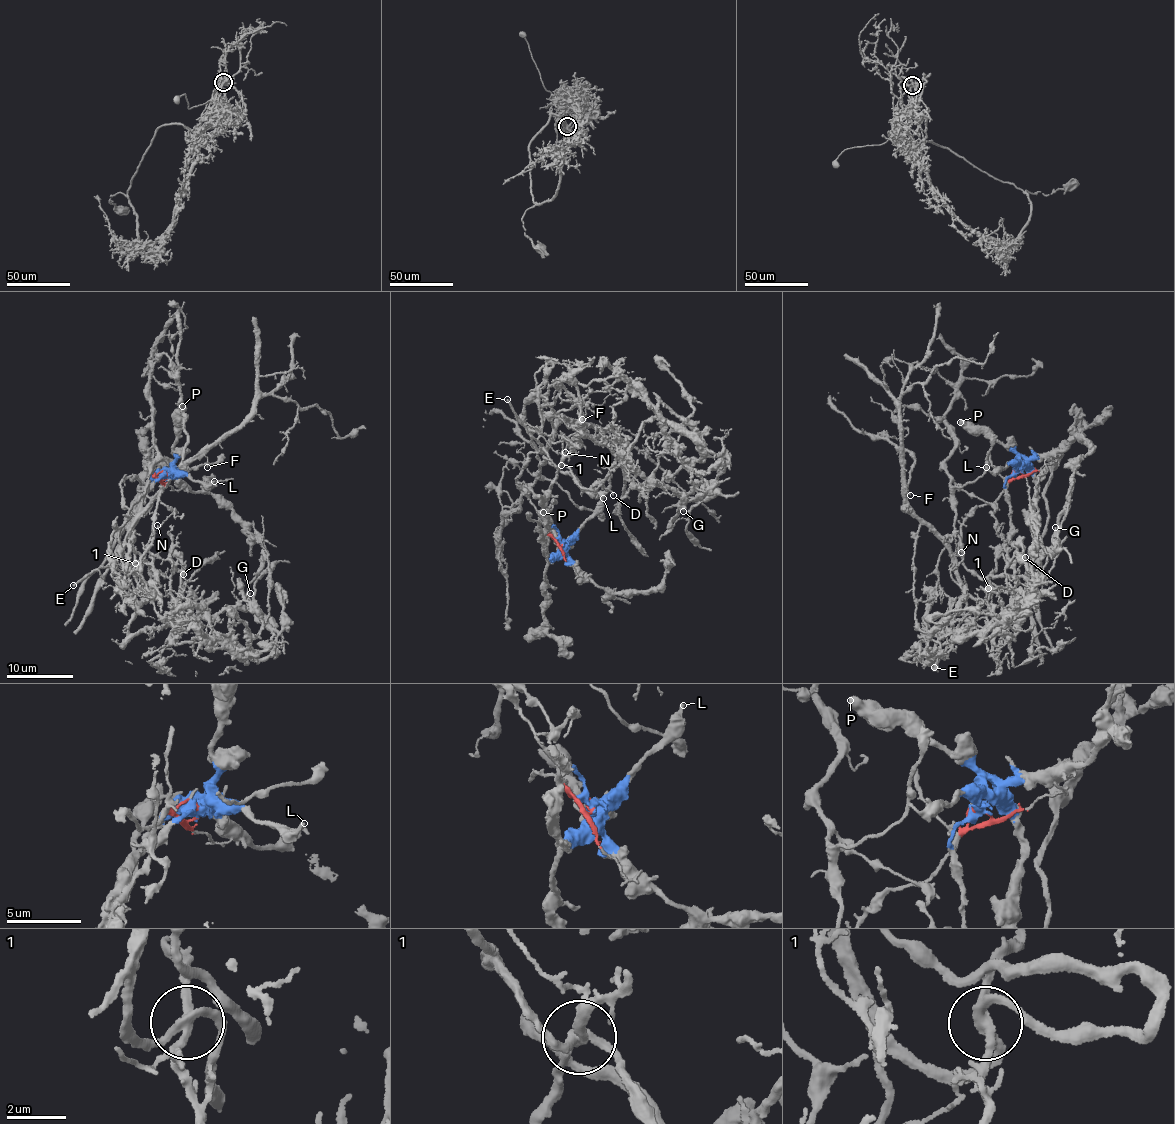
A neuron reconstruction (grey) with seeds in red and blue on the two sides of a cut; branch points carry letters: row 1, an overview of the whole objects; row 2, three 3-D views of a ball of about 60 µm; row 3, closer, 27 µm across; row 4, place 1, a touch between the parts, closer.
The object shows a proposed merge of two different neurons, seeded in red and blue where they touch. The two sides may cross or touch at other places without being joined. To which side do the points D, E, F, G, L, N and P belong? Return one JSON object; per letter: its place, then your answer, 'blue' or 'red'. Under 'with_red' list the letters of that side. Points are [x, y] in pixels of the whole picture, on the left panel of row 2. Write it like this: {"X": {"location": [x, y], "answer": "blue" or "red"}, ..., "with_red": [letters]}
{"D": {"location": [183, 574], "answer": "blue"}, "E": {"location": [73, 585], "answer": "red"}, "F": {"location": [207, 467], "answer": "red"}, "G": {"location": [250, 593], "answer": "blue"}, "L": {"location": [214, 481], "answer": "blue"}, "N": {"location": [157, 525], "answer": "red"}, "P": {"location": [182, 406], "answer": "blue"}, "with_red": ["E", "F", "N"]}

